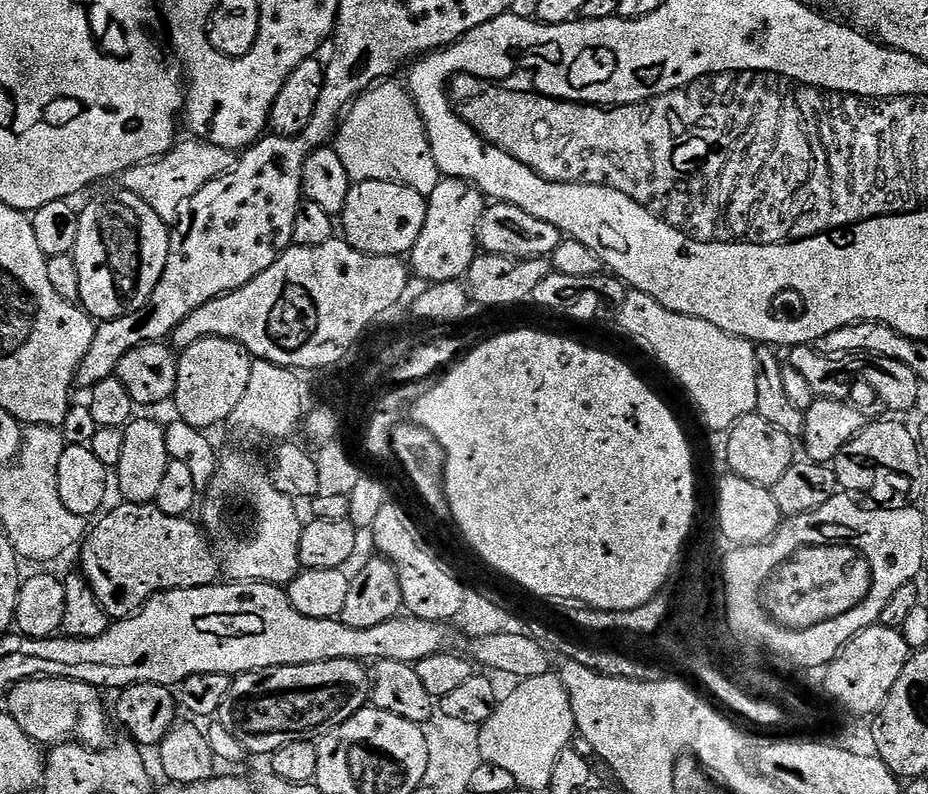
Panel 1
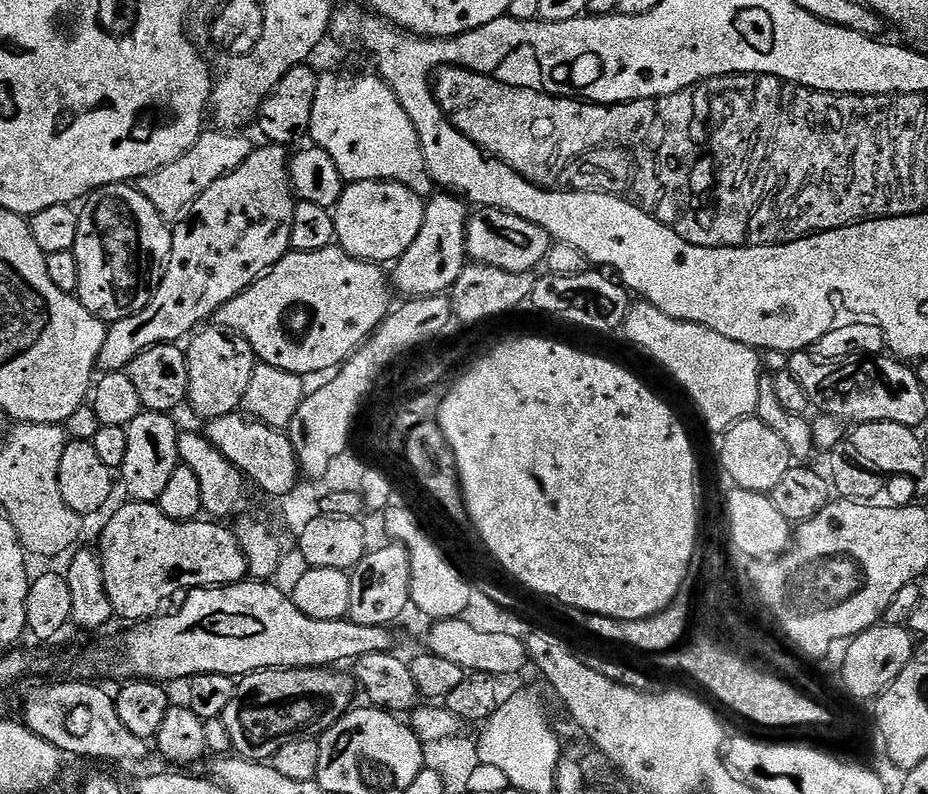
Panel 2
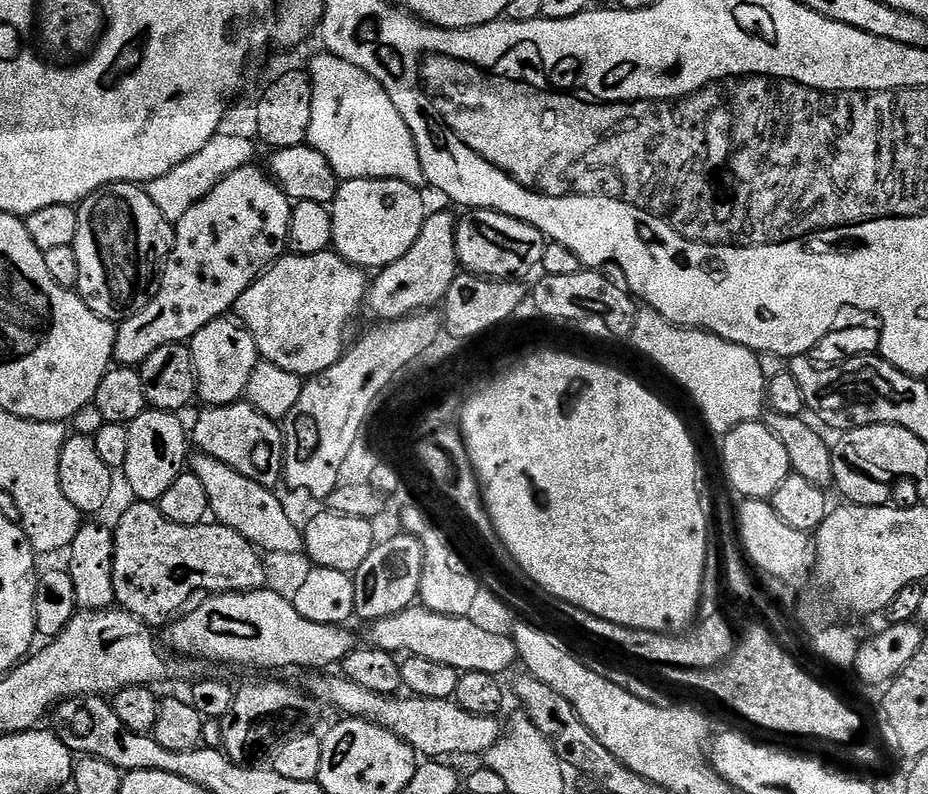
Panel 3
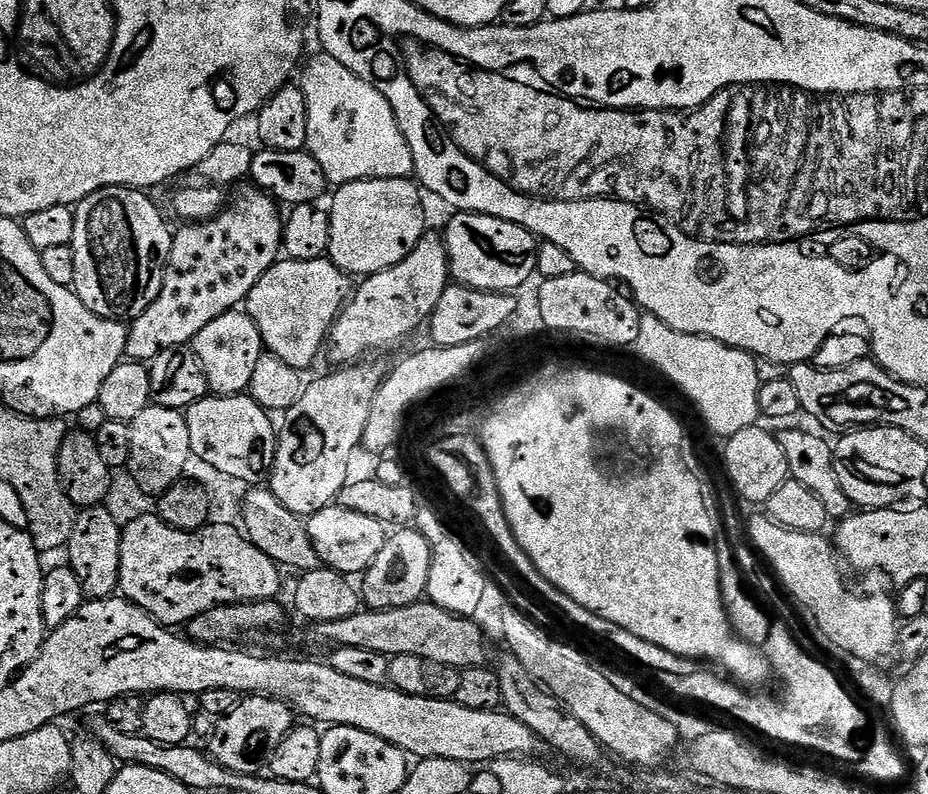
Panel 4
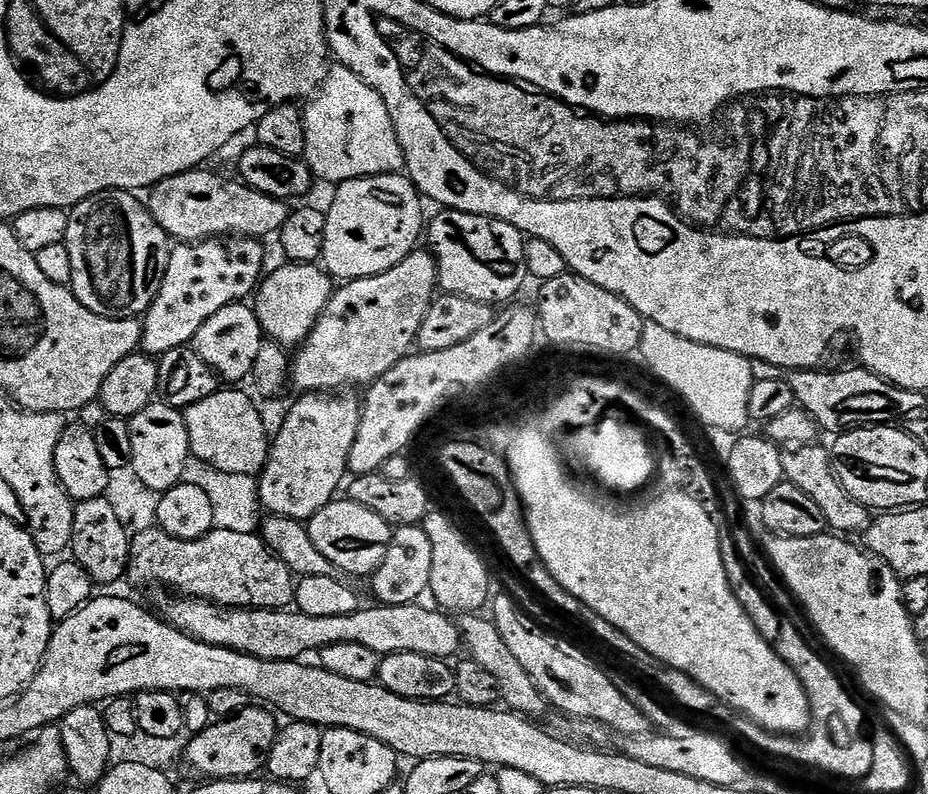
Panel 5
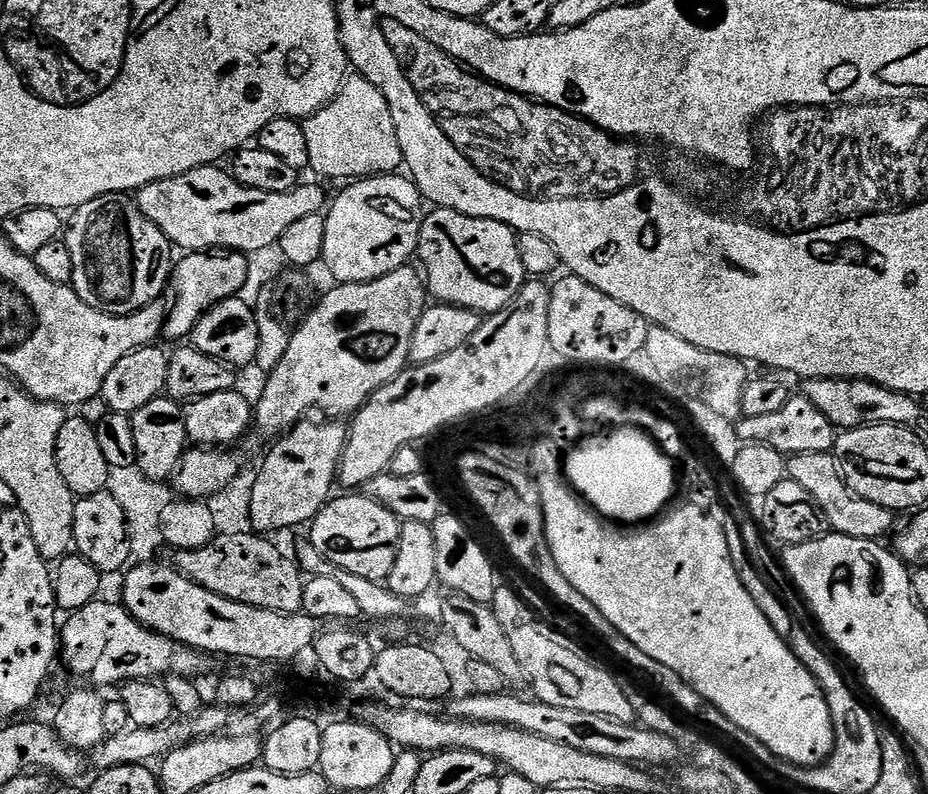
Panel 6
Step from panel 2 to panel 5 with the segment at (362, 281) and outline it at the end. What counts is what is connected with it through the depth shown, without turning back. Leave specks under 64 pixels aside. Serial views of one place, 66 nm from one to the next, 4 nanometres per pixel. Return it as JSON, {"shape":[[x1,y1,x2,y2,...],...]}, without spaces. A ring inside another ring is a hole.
{"shape":[[284,262,281,265,281,268,276,268,273,272,271,269,261,279,254,296,254,307,265,337,273,344,296,350,314,330,318,318,332,299,334,280,319,263]]}

